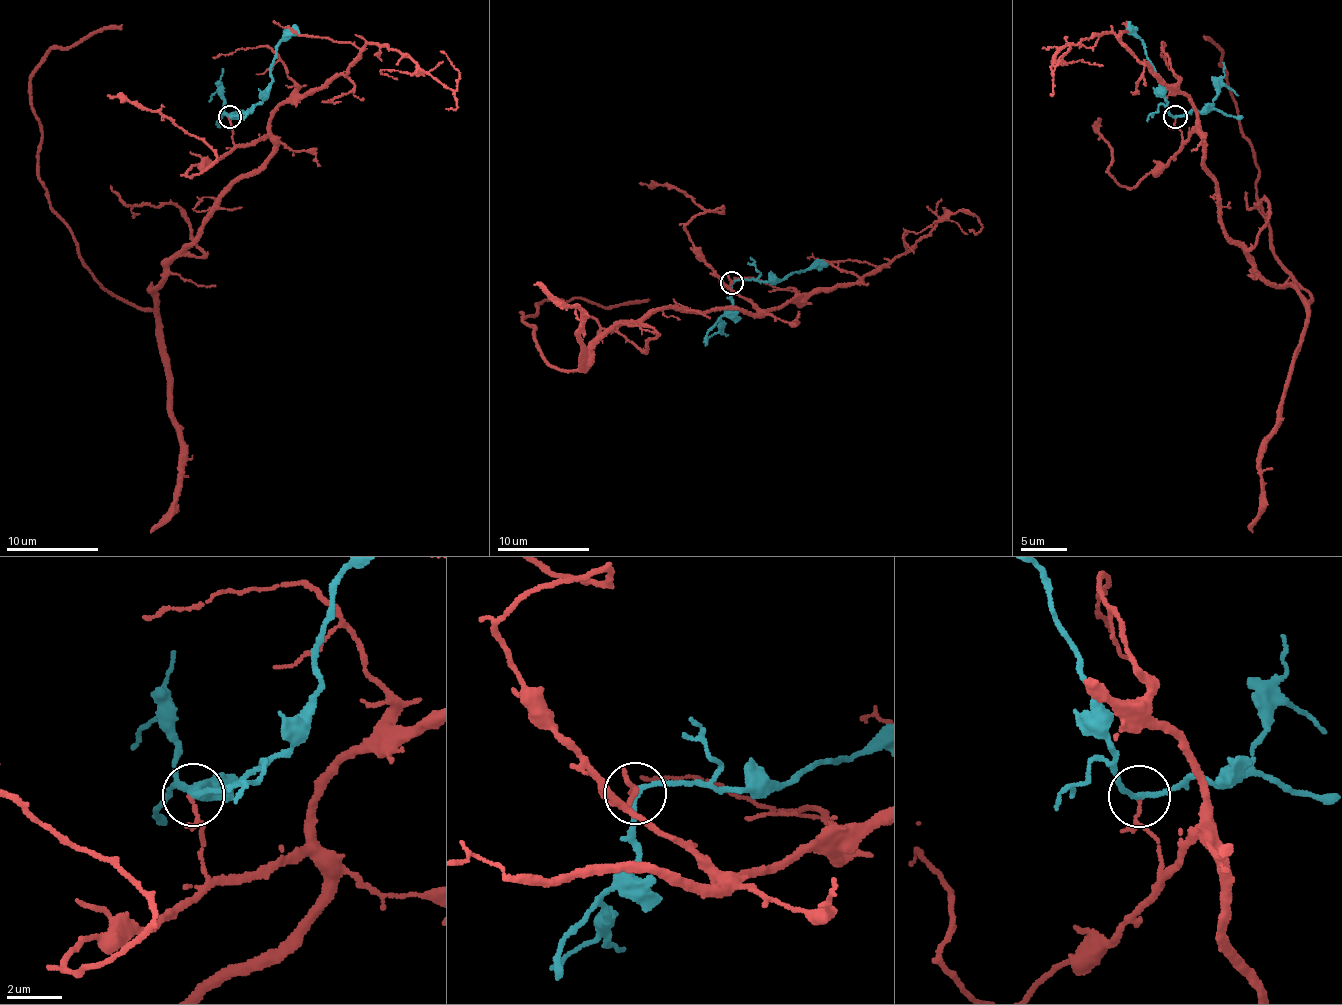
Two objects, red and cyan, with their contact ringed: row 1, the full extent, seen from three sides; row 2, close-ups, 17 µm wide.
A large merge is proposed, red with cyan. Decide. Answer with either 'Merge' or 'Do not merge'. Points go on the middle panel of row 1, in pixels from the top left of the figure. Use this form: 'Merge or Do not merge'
Do not merge

